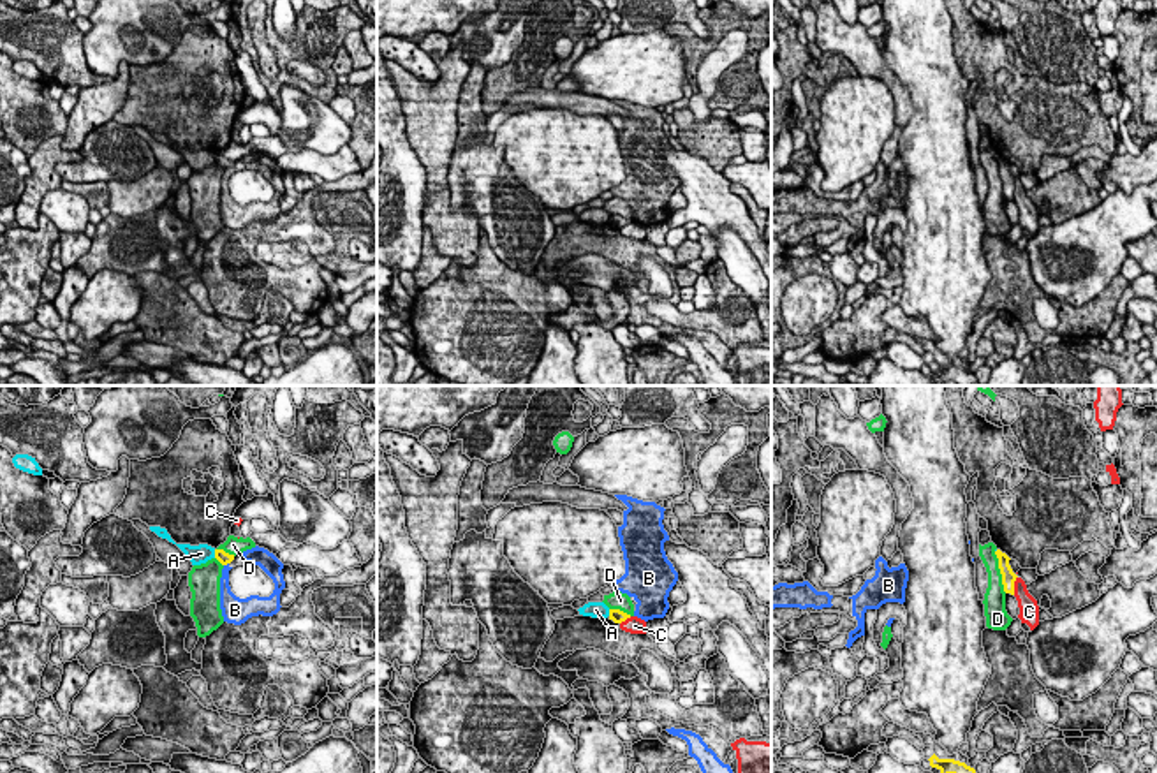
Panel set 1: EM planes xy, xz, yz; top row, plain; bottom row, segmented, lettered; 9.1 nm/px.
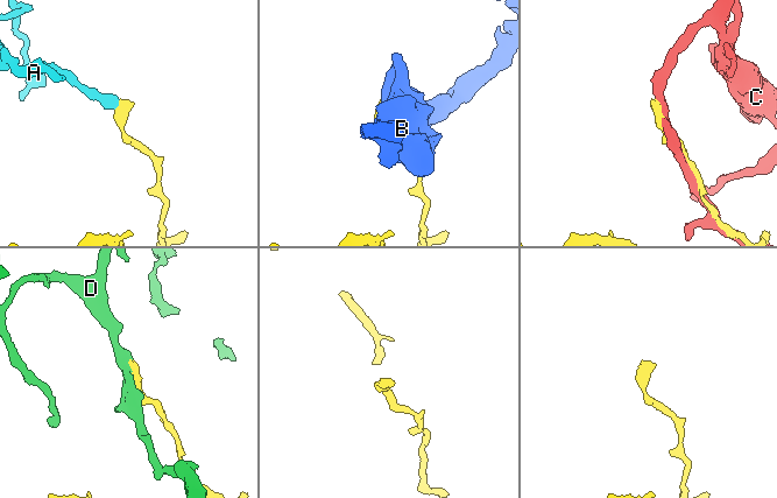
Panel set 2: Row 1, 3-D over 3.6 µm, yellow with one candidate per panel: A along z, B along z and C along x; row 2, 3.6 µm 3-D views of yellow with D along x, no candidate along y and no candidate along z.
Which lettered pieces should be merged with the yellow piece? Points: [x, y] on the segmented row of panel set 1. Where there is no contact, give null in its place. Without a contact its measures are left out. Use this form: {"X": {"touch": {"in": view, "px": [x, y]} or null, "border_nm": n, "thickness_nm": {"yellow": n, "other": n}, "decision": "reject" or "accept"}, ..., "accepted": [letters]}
{"A": {"touch": {"in": "xy", "px": [215, 553]}, "border_nm": 80, "thickness_nm": {"yellow": 120, "other": 170}, "decision": "reject"}, "B": {"touch": {"in": "xy", "px": [226, 564]}, "border_nm": 60, "thickness_nm": {"yellow": 120, "other": 130}, "decision": "reject"}, "C": {"touch": {"in": "yz", "px": [1013, 585]}, "border_nm": 180, "thickness_nm": {"yellow": 130, "other": 170}, "decision": "reject"}, "D": {"touch": {"in": "yz", "px": [1001, 573]}, "border_nm": 400, "thickness_nm": {"yellow": 130, "other": 190}, "decision": "reject"}, "accepted": []}

